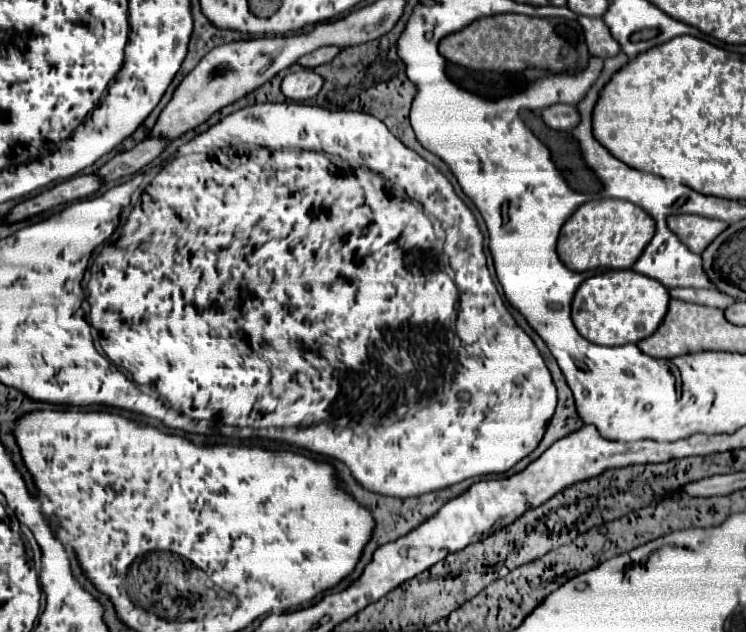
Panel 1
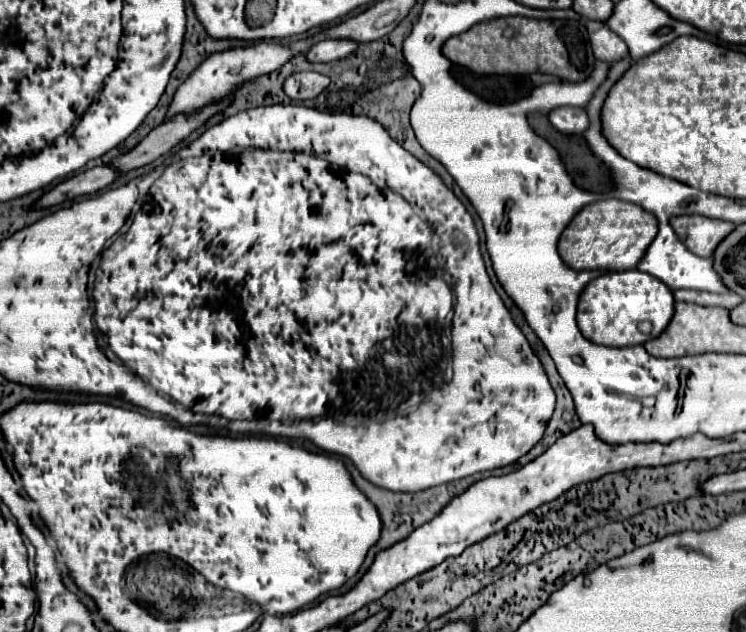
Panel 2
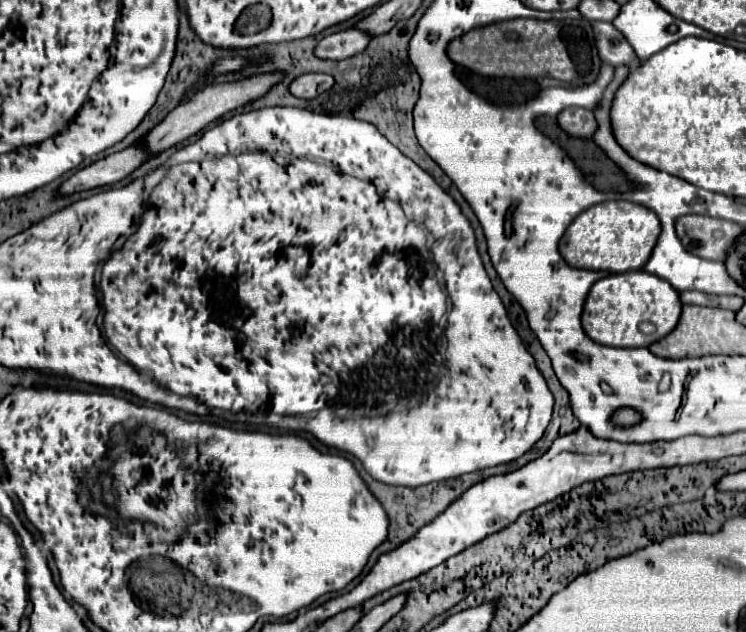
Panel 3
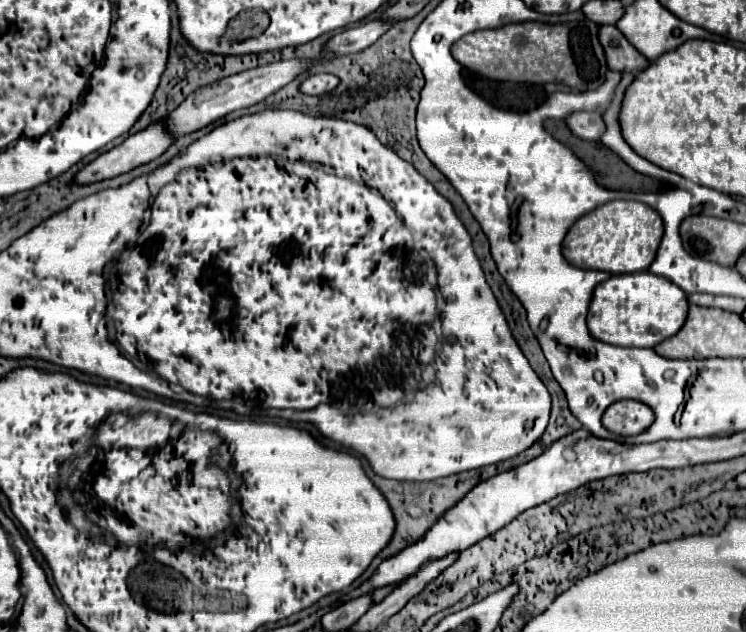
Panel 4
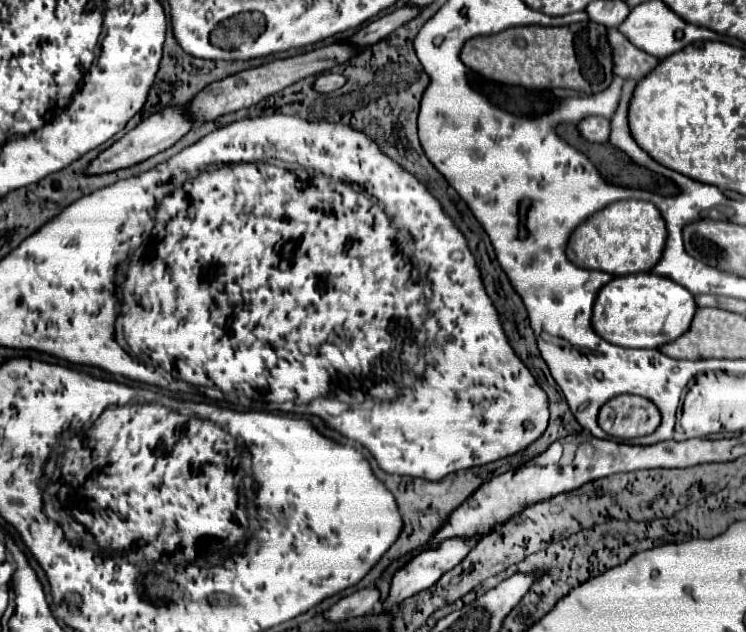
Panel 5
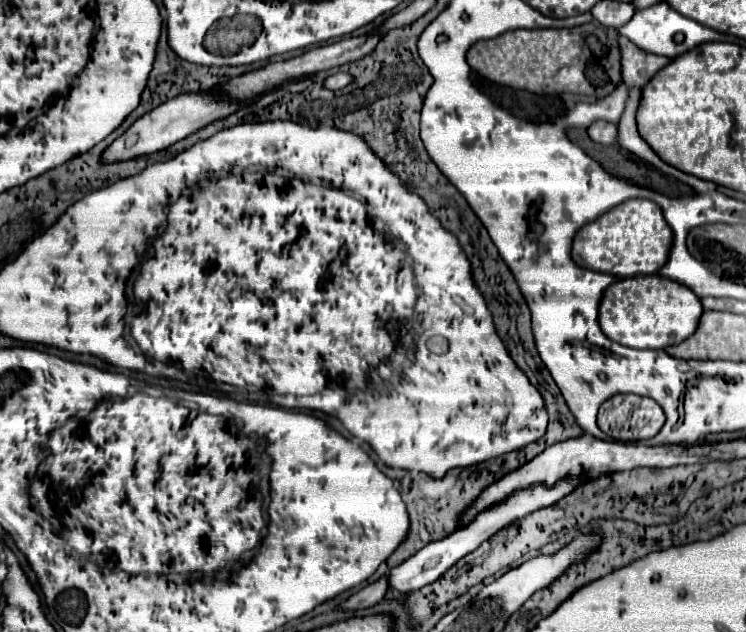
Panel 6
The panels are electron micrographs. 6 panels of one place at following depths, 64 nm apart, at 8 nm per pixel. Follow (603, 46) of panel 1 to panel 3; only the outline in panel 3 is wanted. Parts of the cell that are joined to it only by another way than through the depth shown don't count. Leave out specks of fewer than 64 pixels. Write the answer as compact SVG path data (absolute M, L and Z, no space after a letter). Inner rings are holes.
M592 22L592 28L594 28L594 36L596 36L602 62L612 64L614 68L618 66L636 68L640 64L628 40L624 40L622 32L618 32L610 22Z

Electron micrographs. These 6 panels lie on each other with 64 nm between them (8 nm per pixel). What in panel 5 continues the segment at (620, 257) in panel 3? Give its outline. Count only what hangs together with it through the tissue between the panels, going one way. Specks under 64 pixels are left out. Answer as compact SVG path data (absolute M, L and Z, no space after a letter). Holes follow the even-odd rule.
M620 200L582 222L568 240L568 260L578 268L602 270L612 276L650 272L662 258L668 230L660 210L644 200Z

